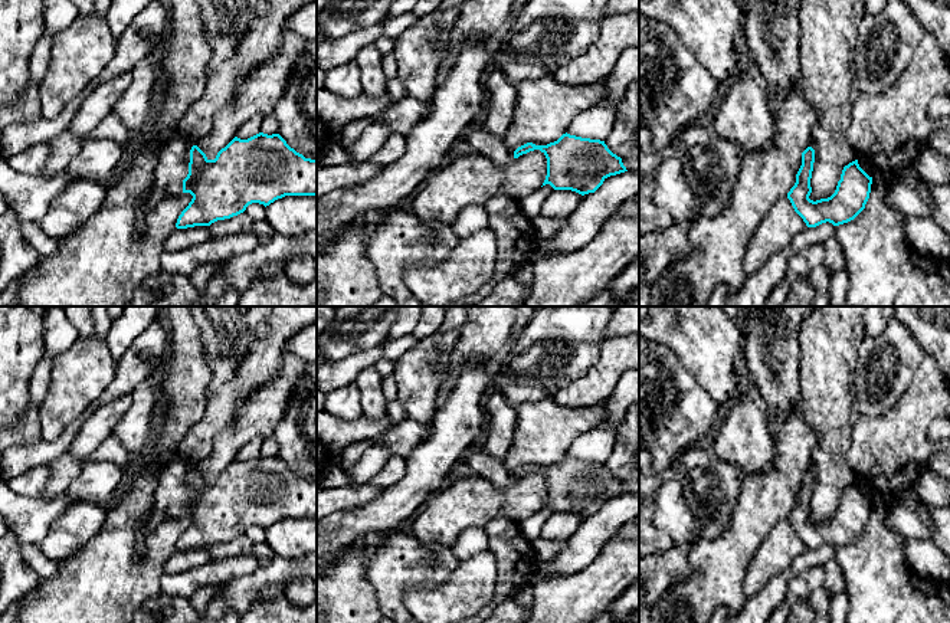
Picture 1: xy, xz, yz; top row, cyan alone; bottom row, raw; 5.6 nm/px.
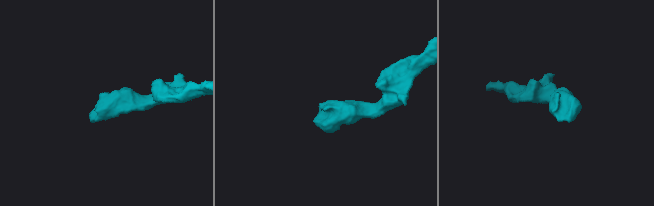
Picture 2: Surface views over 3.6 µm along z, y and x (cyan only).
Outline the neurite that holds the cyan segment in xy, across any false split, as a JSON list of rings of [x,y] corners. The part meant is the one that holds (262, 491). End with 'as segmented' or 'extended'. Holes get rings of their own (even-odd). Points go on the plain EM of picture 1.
[[[259,455],[248,462],[235,459],[214,482],[209,482],[197,468],[171,462],[157,470],[154,498],[155,511],[193,518],[177,541],[177,551],[210,548],[243,535],[252,525],[266,529],[285,518],[317,518],[317,482],[297,475],[279,456]]]; extended

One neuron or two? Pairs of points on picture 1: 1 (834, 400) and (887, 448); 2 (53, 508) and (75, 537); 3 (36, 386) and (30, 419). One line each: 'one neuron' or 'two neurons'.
1: two neurons
2: two neurons
3: one neuron

